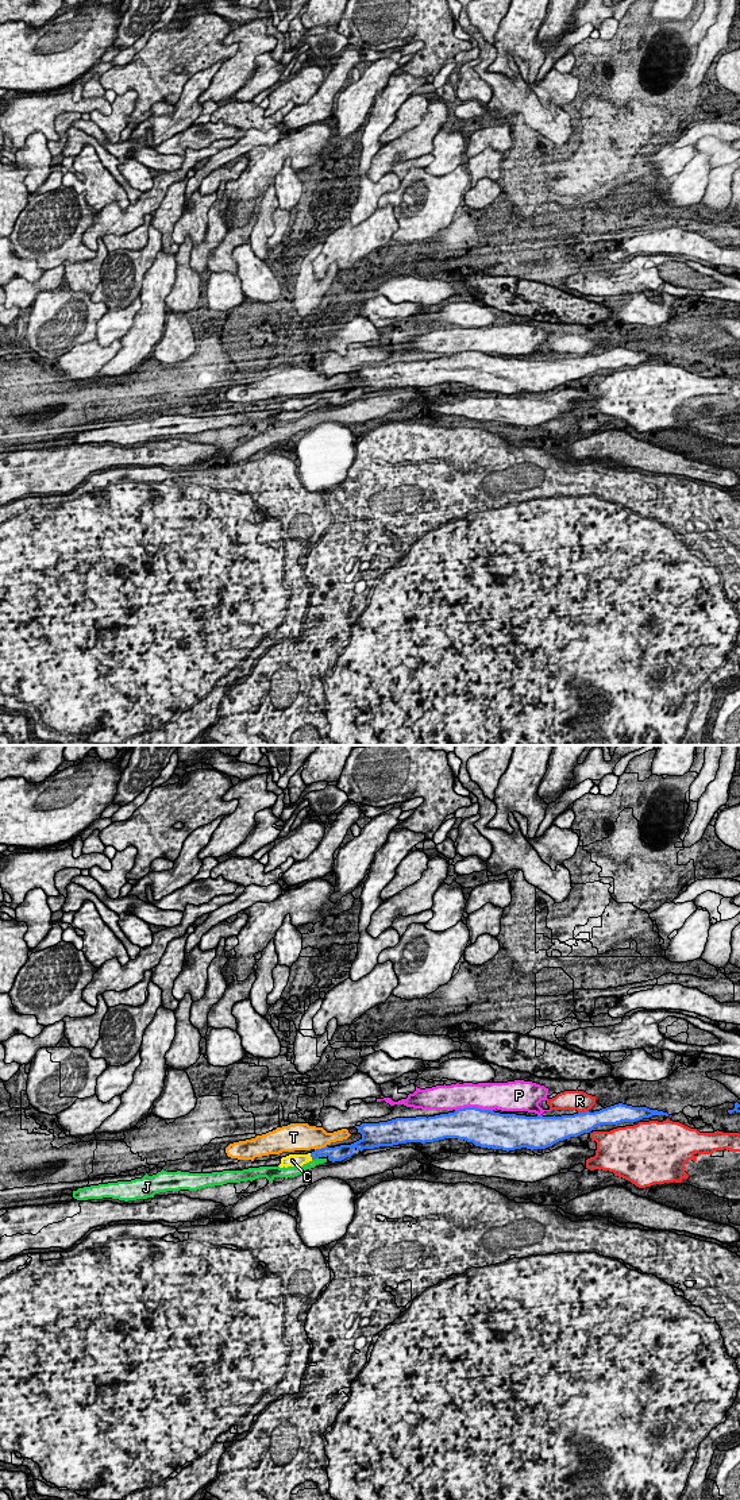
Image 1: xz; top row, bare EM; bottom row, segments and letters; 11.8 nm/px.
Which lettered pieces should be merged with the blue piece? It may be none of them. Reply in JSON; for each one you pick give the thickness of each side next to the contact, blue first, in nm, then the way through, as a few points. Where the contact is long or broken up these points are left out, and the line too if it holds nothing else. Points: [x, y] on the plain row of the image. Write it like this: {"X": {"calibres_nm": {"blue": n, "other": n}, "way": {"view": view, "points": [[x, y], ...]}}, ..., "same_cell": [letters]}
{"C": {"calibres_nm": {"blue": 130, "other": 160}, "way": {"view": "xz", "points": [[331, 396], [318, 396], [311, 400], [292, 404]]}}, "same_cell": ["C"]}

